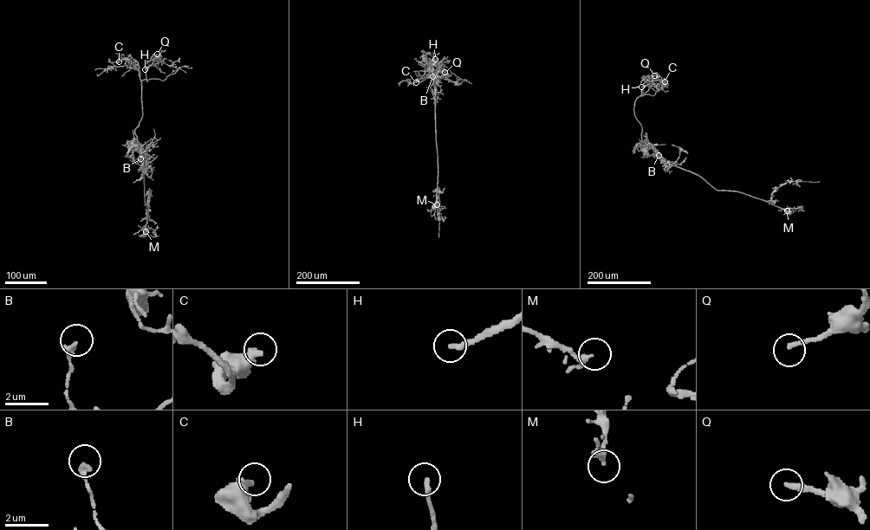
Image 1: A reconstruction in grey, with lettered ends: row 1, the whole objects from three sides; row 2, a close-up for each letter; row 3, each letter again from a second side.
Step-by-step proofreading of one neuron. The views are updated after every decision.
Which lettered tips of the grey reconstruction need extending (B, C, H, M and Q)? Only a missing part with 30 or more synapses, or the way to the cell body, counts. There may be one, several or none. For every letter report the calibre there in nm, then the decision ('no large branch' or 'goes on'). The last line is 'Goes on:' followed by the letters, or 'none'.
B: 200 nm thick; no large branch
C: 360 nm thick; no large branch
H: 240 nm thick; goes on
M: 200 nm thick; no large branch
Q: 240 nm thick; goes on
Goes on: H, Q

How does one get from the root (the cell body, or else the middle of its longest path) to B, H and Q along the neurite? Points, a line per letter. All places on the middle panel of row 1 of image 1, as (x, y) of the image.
B: (435, 208), (438, 164), (432, 76)
H: (435, 208), (435, 92), (428, 59), (433, 57), (433, 52), (438, 66), (435, 59)
Q: (435, 208), (435, 92), (428, 59), (433, 57), (433, 52), (432, 59), (438, 59), (444, 72)

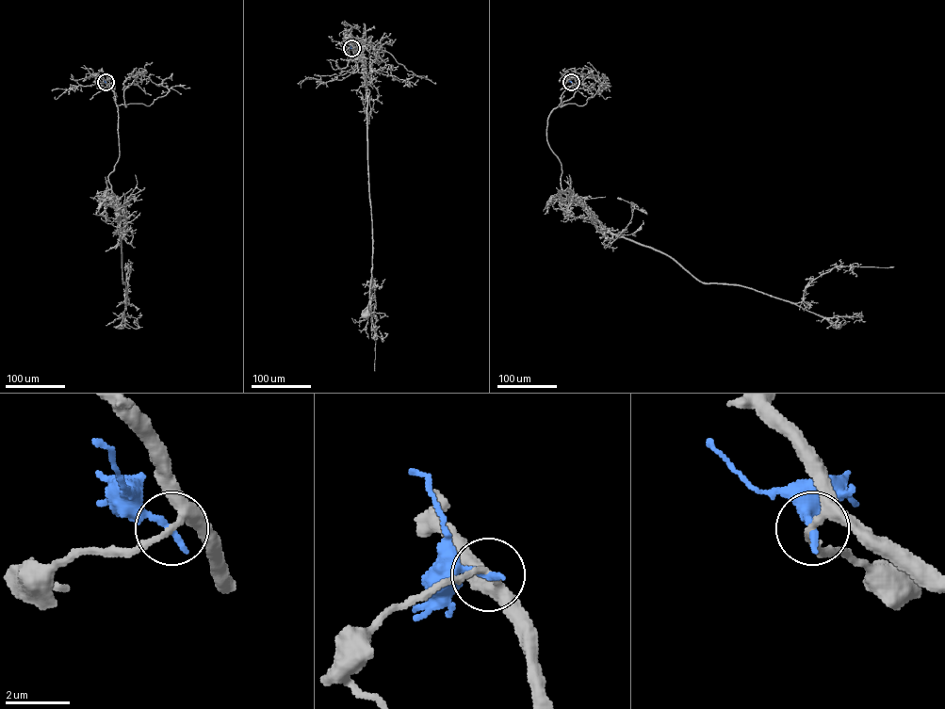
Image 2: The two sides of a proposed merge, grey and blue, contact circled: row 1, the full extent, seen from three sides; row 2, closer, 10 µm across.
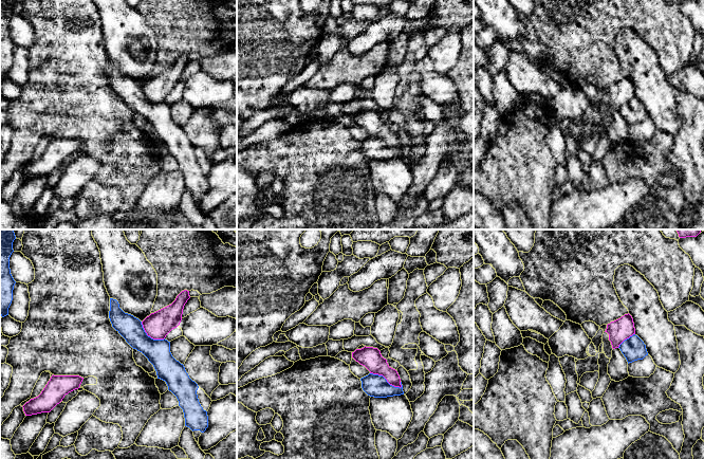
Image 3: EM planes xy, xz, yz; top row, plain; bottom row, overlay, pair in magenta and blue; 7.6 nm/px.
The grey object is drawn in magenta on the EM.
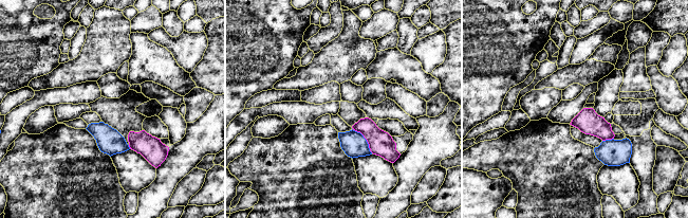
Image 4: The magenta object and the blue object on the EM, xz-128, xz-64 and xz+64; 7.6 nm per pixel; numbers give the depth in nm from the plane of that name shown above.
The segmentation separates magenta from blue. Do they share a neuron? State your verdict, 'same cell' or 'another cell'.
another cell

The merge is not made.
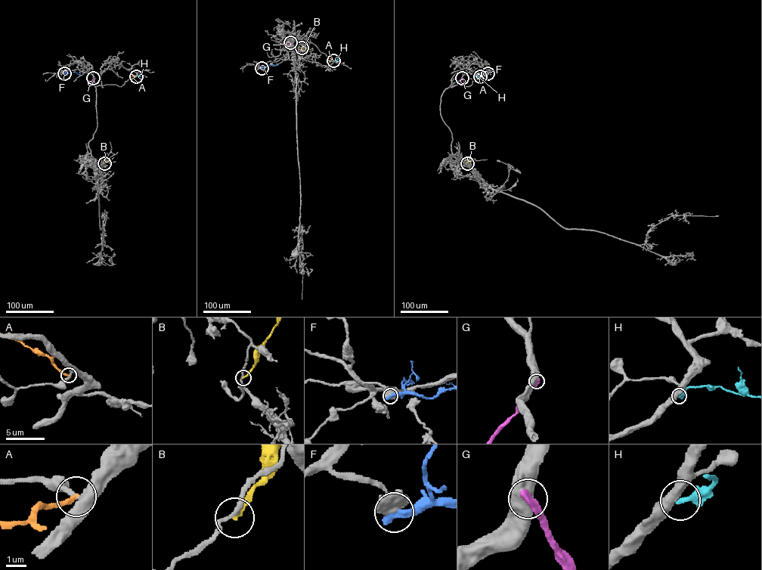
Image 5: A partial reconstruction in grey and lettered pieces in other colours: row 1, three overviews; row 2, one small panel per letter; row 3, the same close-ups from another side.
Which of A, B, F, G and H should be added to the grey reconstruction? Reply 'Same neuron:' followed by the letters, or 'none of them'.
Same neuron: none of them

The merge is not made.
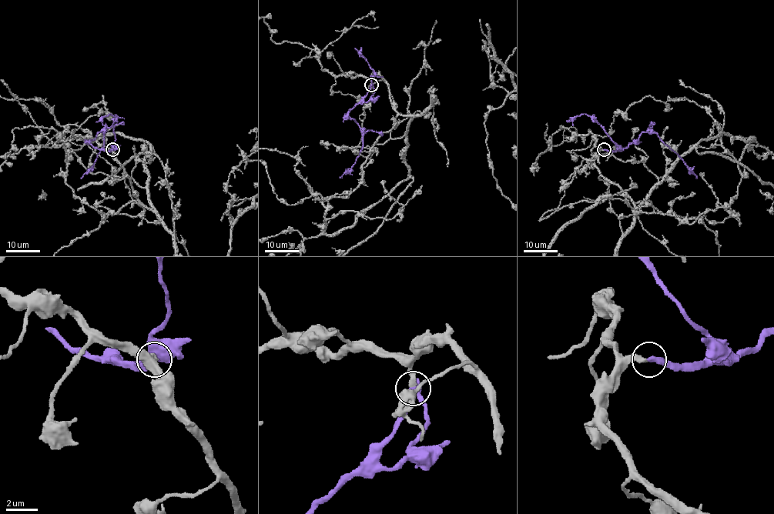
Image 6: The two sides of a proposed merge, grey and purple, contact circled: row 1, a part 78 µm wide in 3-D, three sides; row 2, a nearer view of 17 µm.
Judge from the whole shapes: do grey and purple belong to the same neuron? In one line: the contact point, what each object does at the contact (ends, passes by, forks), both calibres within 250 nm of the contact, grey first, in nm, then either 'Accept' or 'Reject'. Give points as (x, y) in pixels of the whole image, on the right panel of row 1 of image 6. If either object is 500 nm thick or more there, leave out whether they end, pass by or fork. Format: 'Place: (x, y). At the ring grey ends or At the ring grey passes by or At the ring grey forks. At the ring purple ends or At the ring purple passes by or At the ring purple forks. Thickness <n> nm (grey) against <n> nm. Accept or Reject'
Place: (604, 149). At the ring grey ends. At the ring purple ends. Thickness 360 nm (grey) against 380 nm. Accept

